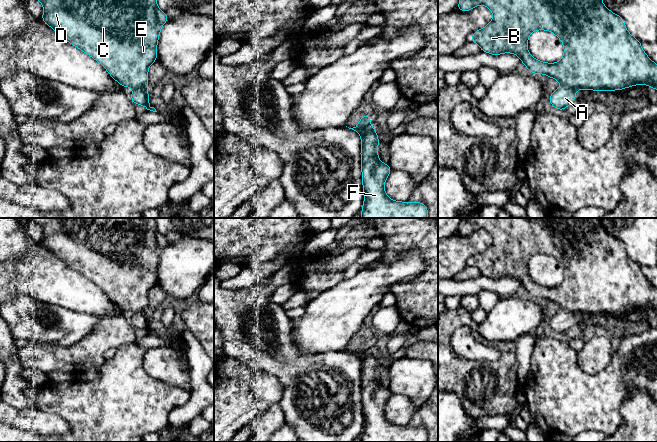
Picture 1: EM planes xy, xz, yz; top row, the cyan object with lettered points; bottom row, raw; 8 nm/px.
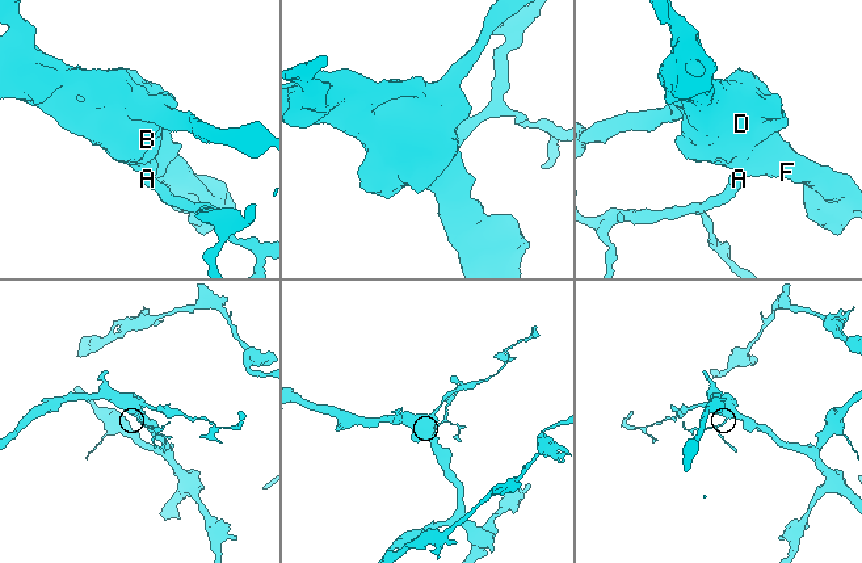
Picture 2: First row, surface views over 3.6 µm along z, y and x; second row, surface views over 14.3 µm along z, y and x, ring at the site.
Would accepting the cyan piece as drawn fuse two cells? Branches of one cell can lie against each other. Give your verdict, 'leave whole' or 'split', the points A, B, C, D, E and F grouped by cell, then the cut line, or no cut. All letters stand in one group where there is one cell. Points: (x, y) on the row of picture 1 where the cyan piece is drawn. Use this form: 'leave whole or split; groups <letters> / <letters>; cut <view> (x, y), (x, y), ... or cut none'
split; groups A / B C D E F; cut xy (146, 88), (134, 89)

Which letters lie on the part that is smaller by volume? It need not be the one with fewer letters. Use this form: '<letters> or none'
A

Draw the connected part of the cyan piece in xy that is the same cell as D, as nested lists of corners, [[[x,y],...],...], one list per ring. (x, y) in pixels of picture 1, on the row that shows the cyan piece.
[[[38,0],[42,3],[44,12],[42,21],[60,34],[67,42],[76,46],[87,55],[99,62],[122,87],[147,89],[148,68],[157,60],[157,42],[161,27],[169,20],[167,14],[159,9],[156,0]]]

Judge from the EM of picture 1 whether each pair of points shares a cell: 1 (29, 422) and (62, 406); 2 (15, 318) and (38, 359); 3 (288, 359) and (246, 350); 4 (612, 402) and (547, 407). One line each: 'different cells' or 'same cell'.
1: different cells
2: different cells
3: same cell
4: same cell

